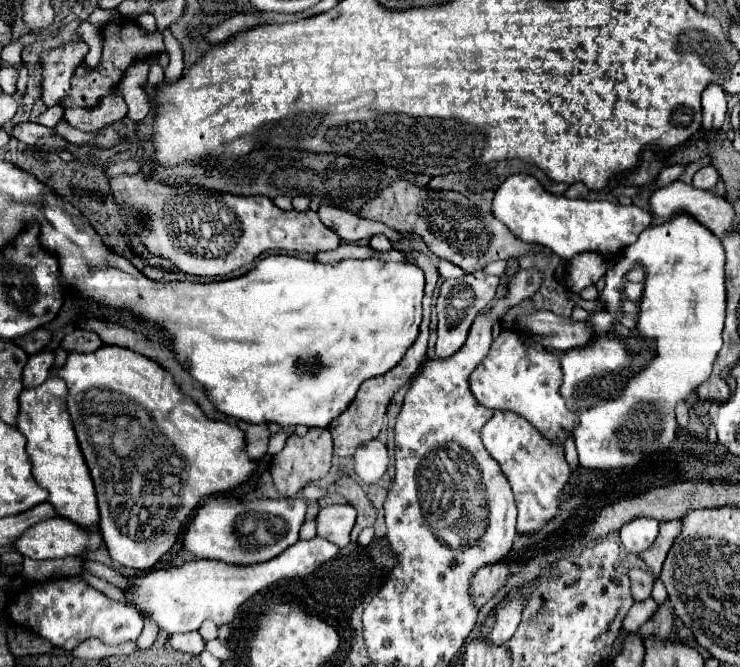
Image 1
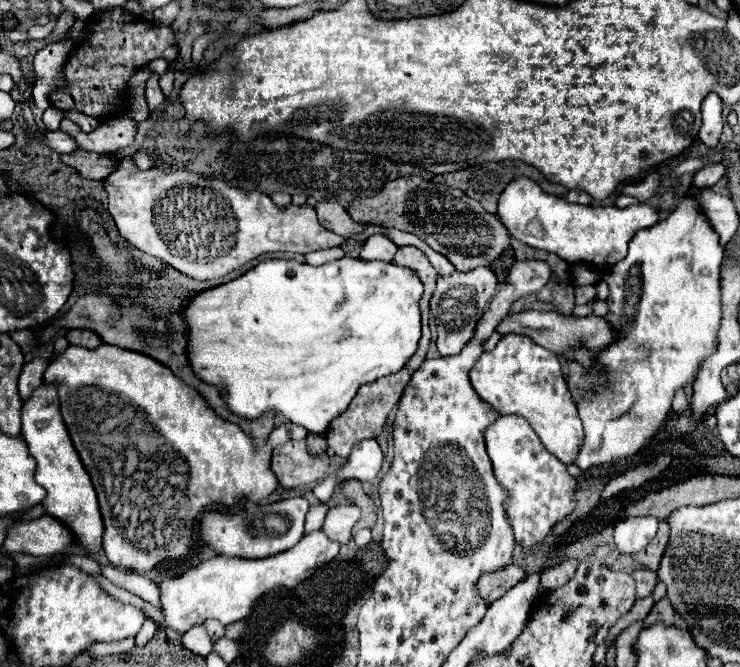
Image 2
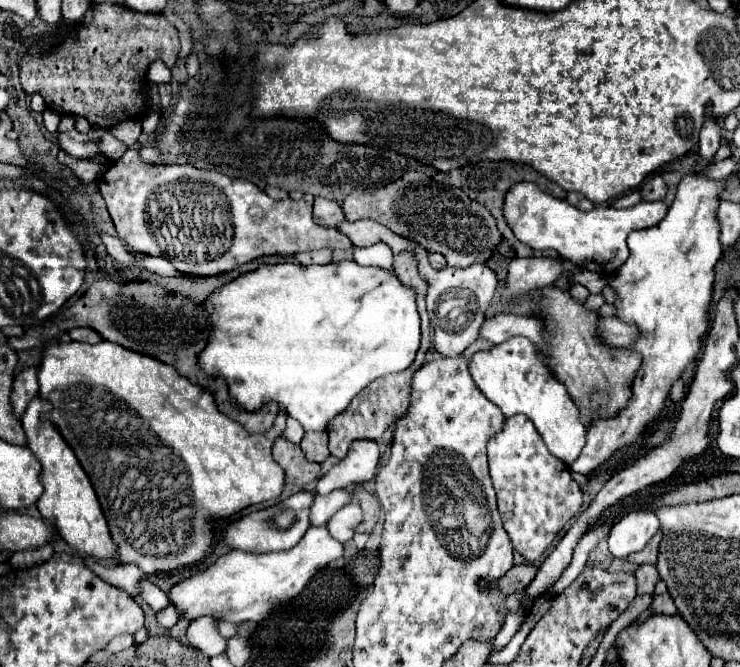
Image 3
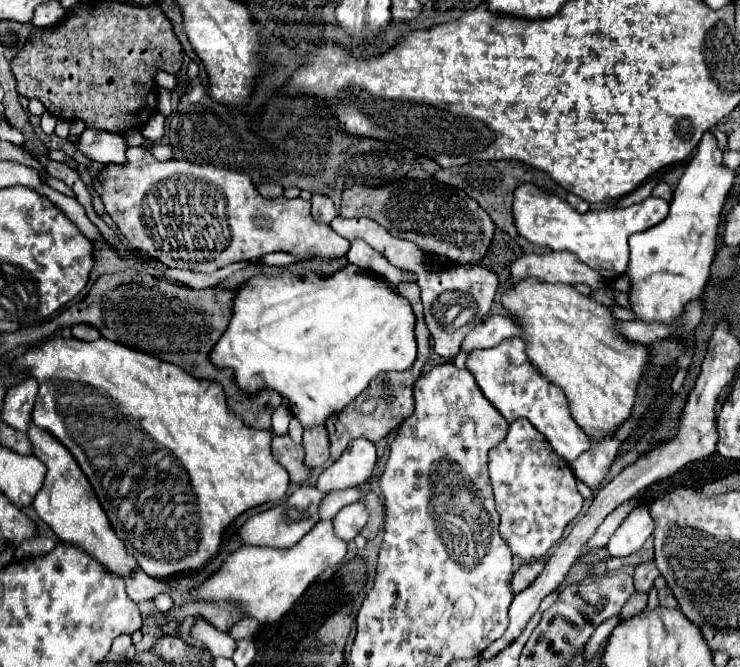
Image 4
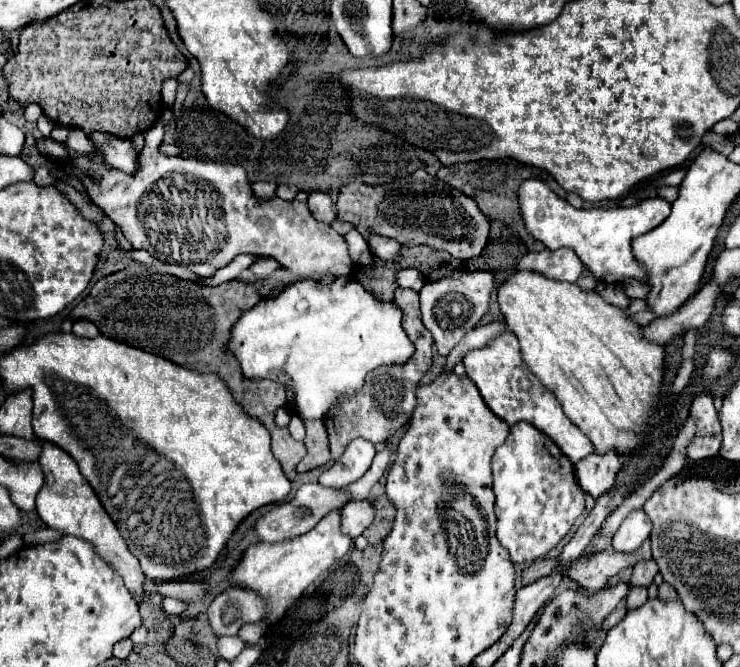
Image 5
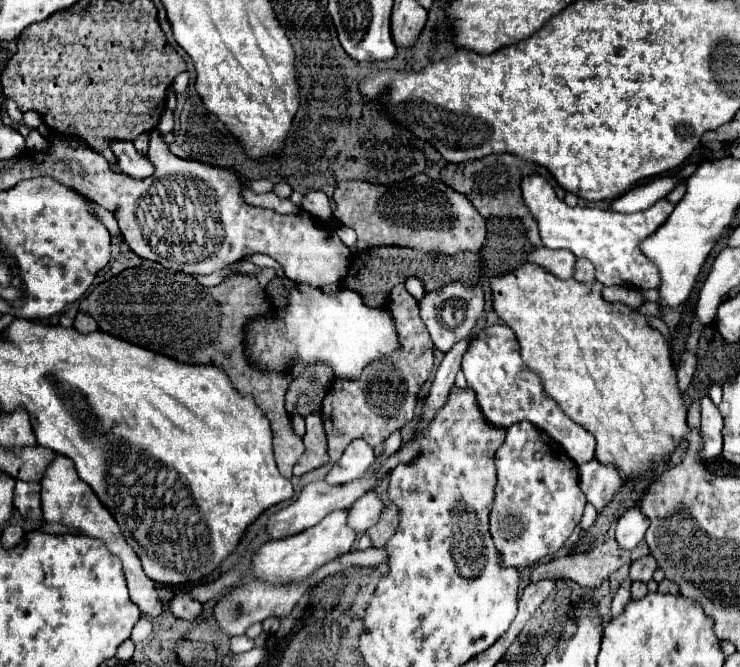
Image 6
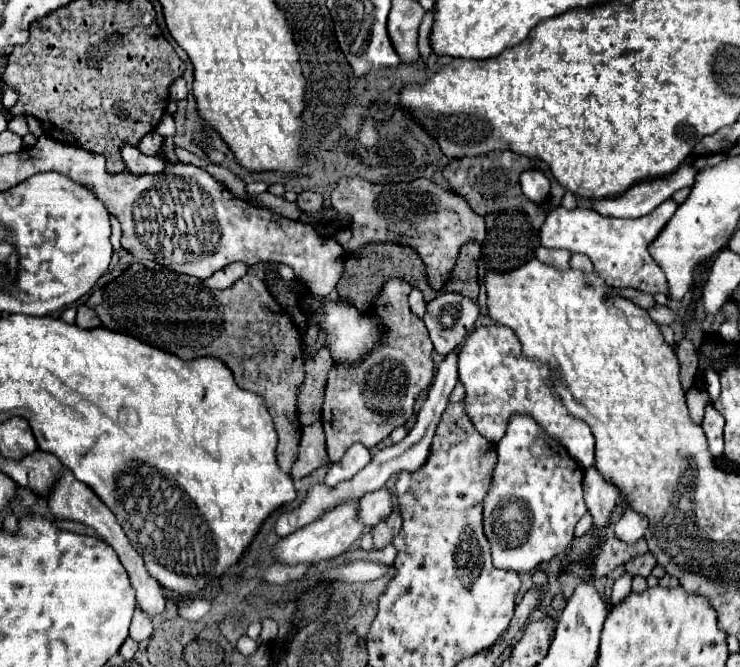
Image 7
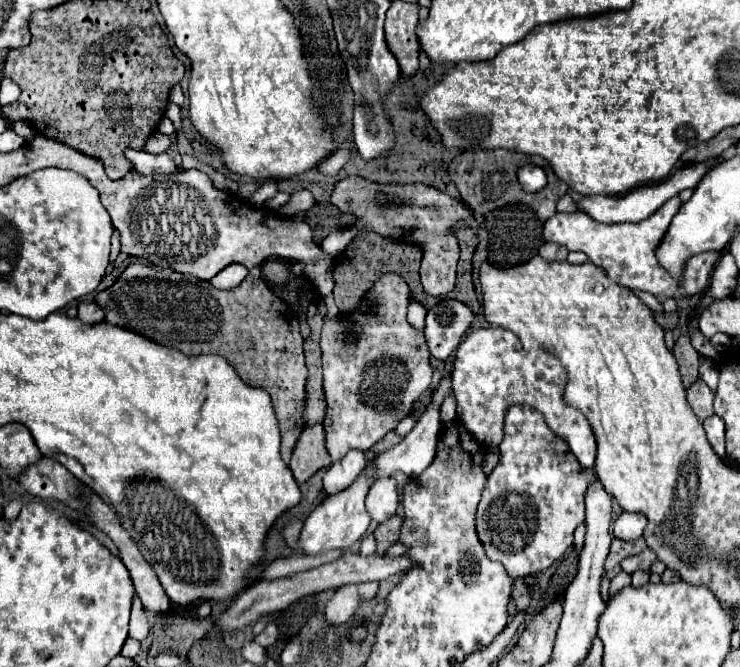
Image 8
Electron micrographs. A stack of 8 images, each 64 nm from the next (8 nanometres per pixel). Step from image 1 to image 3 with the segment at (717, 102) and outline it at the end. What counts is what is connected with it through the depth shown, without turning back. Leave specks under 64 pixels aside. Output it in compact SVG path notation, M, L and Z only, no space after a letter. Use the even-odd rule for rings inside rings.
M706 106L706 120L700 130L700 166L692 170L690 176L686 176L678 184L676 200L670 206L668 214L664 216L662 222L648 230L636 230L628 236L628 248L630 256L628 260L612 274L608 276L608 284L616 292L616 316L626 322L634 324L638 328L636 340L628 346L628 350L636 350L642 356L642 364L634 376L632 382L632 396L616 416L612 418L598 418L594 424L588 424L586 428L586 446L582 454L576 458L576 462L570 466L574 472L580 474L590 474L594 468L604 464L610 456L614 456L622 448L630 448L638 444L646 432L646 428L660 416L664 410L664 404L668 400L672 384L682 378L686 366L696 362L696 358L704 350L704 342L708 338L708 330L712 326L710 320L710 306L712 306L712 290L714 290L714 266L722 256L722 246L718 242L718 220L716 220L716 204L718 196L722 192L722 182L718 180L708 180L700 176L700 172L708 166L706 162L716 154L720 146L720 122L712 114L712 106Z

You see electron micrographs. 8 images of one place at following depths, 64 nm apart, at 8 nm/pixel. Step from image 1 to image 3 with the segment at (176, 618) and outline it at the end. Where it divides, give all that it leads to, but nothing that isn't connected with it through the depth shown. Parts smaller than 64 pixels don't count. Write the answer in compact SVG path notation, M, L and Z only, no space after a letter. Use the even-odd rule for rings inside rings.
M326 526L310 528L294 548L284 552L250 554L232 550L220 556L208 568L172 586L168 600L188 622L200 616L214 616L216 620L236 624L244 620L258 622L266 618L276 606L282 606L294 598L322 566L328 566L340 556L342 544L328 534Z

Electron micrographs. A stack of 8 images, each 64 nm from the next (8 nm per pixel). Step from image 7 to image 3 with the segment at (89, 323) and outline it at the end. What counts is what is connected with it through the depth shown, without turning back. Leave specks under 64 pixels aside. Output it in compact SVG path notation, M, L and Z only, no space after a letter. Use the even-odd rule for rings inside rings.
M74 328L70 330L70 338L76 342L88 342L88 344L98 344L102 340L98 332L92 328Z

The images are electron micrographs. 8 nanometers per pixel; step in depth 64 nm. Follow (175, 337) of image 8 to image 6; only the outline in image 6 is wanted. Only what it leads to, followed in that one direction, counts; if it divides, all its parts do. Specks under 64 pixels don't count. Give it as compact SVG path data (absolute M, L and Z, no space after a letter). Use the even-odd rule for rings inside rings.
M144 260L140 266L136 268L128 268L116 276L112 276L106 282L100 282L98 286L94 286L94 290L80 302L82 312L90 312L90 316L98 322L100 330L122 338L130 344L138 344L142 348L148 348L152 352L170 356L178 362L184 364L214 364L218 368L222 368L226 372L226 376L230 378L230 382L234 384L234 388L238 390L238 394L242 396L252 396L256 406L264 412L264 416L270 420L272 426L272 434L274 434L274 456L276 456L276 464L278 470L286 476L292 478L292 468L298 462L298 458L304 454L304 444L302 440L292 432L290 426L290 416L284 410L284 394L288 390L288 382L280 382L284 378L290 378L290 372L280 372L280 374L268 374L262 372L254 366L248 364L244 352L242 352L242 328L244 324L260 314L270 314L272 304L268 302L264 290L260 288L256 276L246 276L246 274L236 274L228 280L224 280L218 286L206 288L196 284L188 274L176 272L176 274L166 274L166 272L156 272L154 262Z

